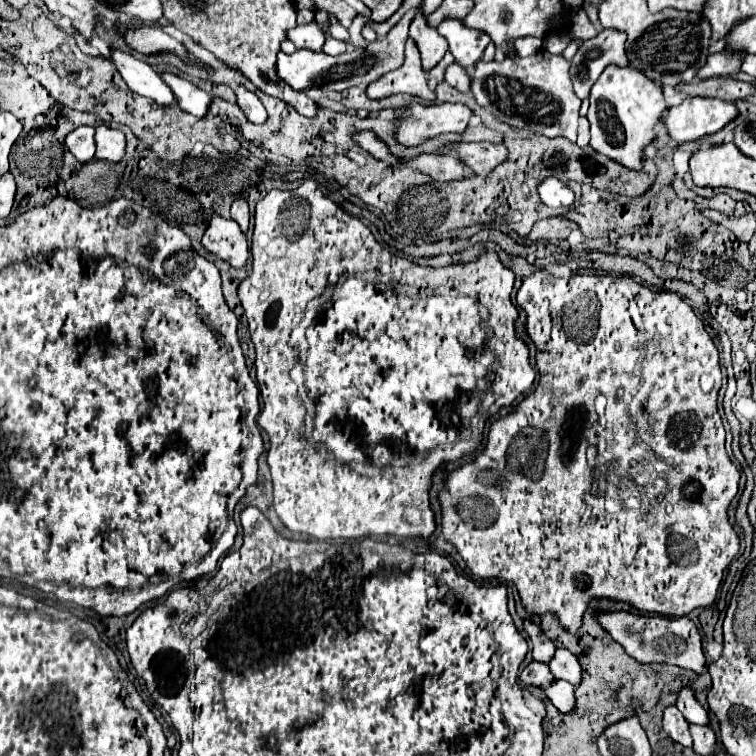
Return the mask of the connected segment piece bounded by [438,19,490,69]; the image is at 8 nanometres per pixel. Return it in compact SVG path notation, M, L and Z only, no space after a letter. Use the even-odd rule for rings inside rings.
M442 19L442 23L438 23L438 31L448 39L454 59L464 69L472 69L490 43L490 37L484 31L462 27L460 19Z

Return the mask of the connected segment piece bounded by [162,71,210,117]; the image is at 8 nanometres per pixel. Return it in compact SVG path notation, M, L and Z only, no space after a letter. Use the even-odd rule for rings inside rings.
M164 71L162 77L166 79L170 91L174 91L174 97L178 97L178 107L194 113L196 117L204 117L208 103L210 103L210 95L206 91L202 91L200 87L196 87L194 83L190 83L188 79L182 79L174 73Z

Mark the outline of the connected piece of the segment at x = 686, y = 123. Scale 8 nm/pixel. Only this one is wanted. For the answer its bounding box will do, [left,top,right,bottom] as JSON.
[662,97,738,141]

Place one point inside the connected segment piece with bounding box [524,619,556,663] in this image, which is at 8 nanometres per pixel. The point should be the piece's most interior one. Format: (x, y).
(542, 648)

